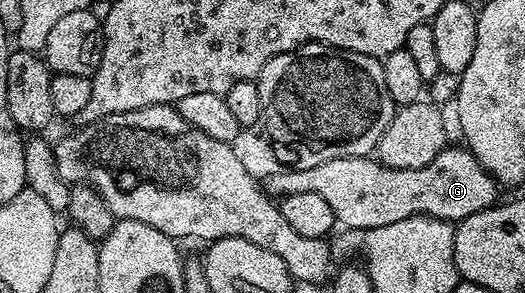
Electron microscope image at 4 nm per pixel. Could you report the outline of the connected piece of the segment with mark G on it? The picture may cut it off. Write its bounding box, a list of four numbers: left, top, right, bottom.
[267,145,499,231]

